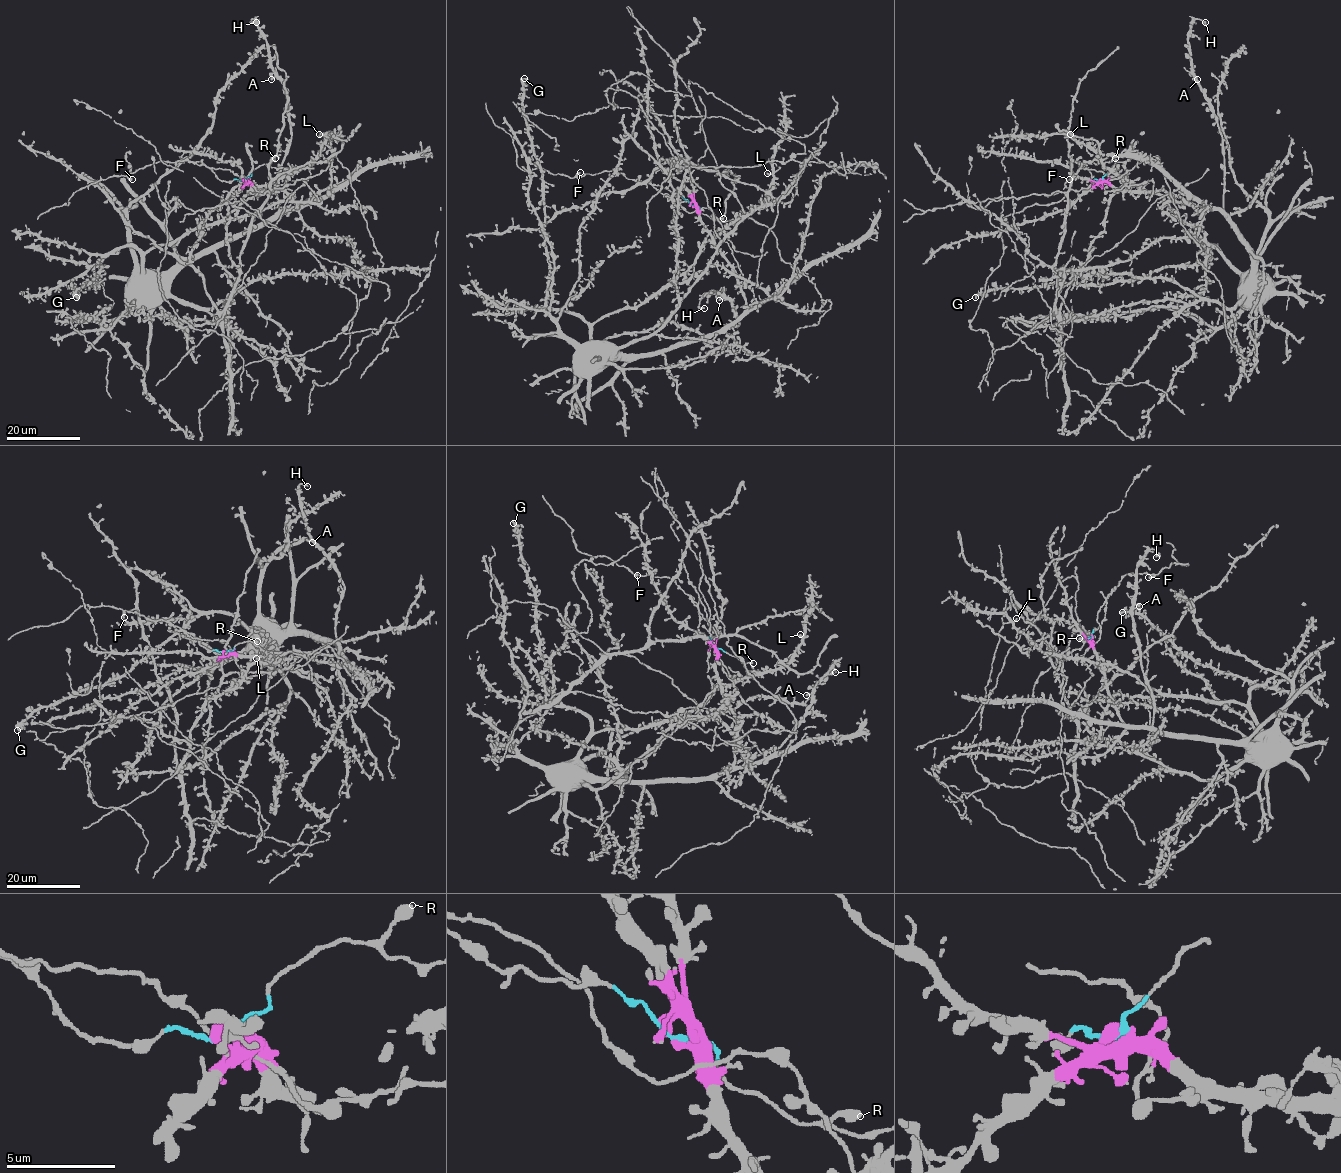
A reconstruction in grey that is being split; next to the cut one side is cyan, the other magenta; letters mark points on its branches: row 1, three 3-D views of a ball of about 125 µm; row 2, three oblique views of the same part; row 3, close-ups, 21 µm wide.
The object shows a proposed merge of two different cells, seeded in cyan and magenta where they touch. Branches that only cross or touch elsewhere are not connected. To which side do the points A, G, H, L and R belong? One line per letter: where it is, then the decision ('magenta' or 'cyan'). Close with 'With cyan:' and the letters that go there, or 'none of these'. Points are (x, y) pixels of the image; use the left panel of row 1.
A: (271, 79) | magenta
G: (76, 297) | magenta
H: (256, 22) | magenta
L: (319, 134) | magenta
R: (275, 158) | cyan
With cyan: R

